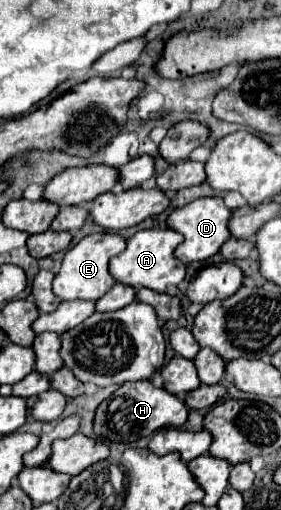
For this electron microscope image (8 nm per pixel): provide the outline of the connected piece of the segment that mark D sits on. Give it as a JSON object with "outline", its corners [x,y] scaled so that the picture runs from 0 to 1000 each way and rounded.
{"outline":[[[730,386],[730,390],[701,390],[644,410],[623,410],[601,429],[594,441],[623,453],[637,453],[644,461],[658,461],[658,473],[637,480],[637,488],[623,492],[623,500],[658,512],[722,512],[744,508],[758,500],[772,500],[786,492],[786,480],[822,465],[815,453],[815,433],[822,433],[829,414],[815,406],[801,406],[786,386]]]}

